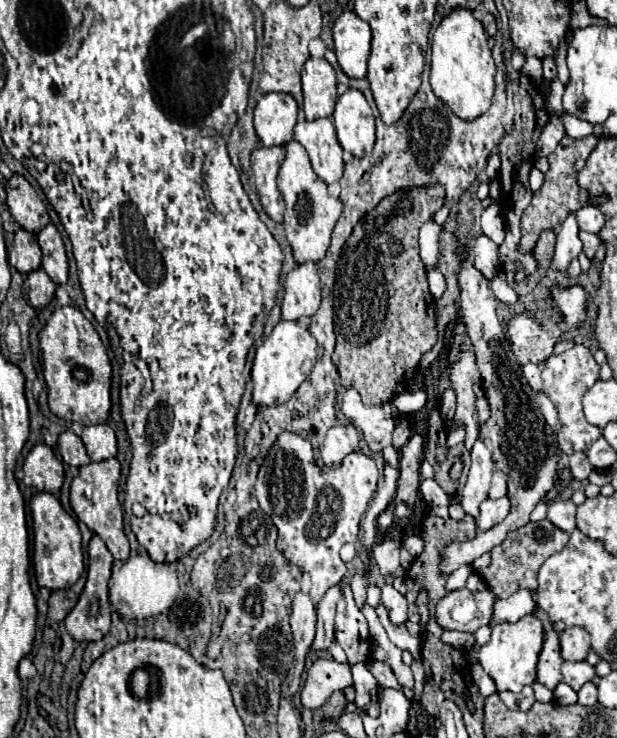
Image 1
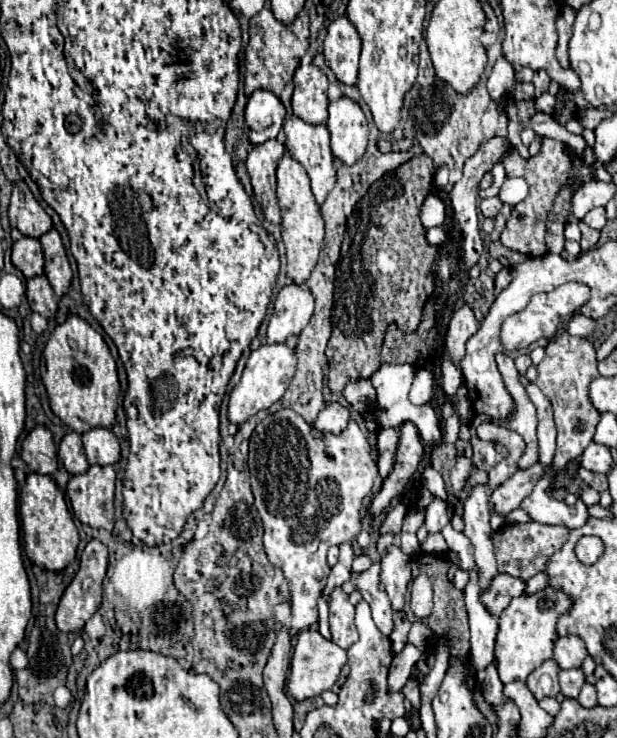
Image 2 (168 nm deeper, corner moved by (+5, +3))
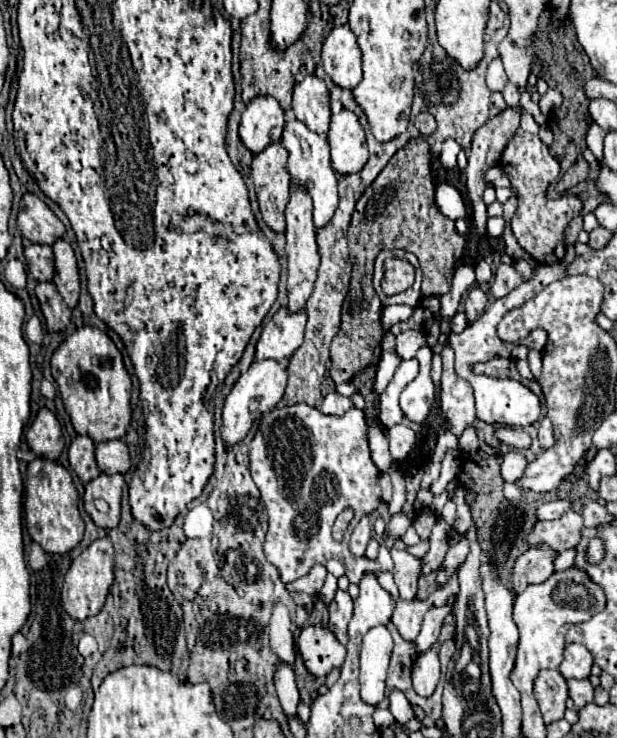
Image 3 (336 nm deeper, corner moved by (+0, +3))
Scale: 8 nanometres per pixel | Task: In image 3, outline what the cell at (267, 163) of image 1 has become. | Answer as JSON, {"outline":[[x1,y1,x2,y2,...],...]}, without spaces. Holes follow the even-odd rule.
{"outline":[[271,143,253,155,251,175,263,221,273,231,285,231,285,205,289,201,291,177,287,173,287,149,283,149,283,143]]}

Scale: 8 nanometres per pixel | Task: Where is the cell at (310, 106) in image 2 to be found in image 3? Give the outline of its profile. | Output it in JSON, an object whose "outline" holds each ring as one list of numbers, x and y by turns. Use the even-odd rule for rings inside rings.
{"outline":[[305,75,293,89,293,111,299,121,303,121,311,131,327,135,331,107,329,89,317,75]]}

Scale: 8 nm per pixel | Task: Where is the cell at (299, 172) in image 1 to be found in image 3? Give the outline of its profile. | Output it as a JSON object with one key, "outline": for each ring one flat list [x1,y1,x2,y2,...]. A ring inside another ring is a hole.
{"outline":[[303,187,291,189,291,199,287,203,287,291,289,291,289,311,299,311,305,307,313,283,317,279,317,267,319,267,319,253,317,253,317,229,313,225,313,213,311,213,311,195]]}

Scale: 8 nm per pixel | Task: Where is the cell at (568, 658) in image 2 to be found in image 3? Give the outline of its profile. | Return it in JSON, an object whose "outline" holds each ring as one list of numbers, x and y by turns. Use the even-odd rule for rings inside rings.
{"outline":[[569,643,563,651,563,663,559,667,565,679,587,679,593,665,593,657,585,645]]}

